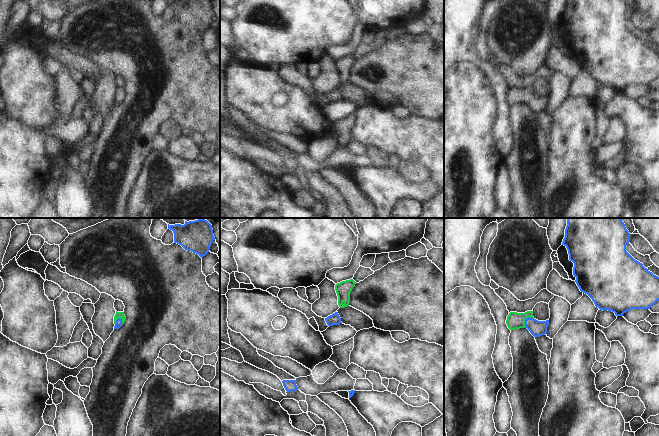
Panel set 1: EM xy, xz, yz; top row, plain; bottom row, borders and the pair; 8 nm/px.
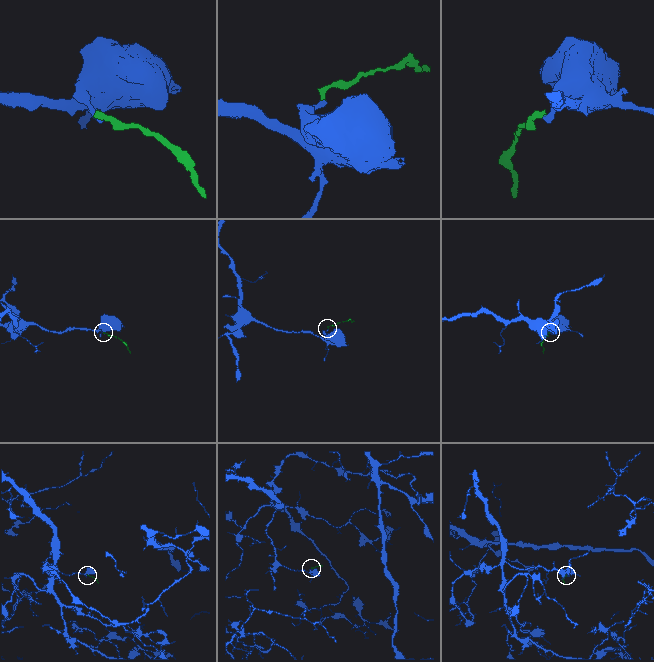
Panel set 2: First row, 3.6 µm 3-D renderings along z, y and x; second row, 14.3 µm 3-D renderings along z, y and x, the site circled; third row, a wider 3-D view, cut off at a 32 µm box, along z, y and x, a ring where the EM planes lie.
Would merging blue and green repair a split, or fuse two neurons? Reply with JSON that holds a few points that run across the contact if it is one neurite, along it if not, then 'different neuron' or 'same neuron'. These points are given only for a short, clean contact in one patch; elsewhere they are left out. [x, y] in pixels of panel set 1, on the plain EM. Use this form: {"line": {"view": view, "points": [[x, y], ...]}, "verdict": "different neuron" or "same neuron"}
{"line": {"view": "yz", "points": [[537, 104], [525, 96], [515, 96]]}, "verdict": "same neuron"}

